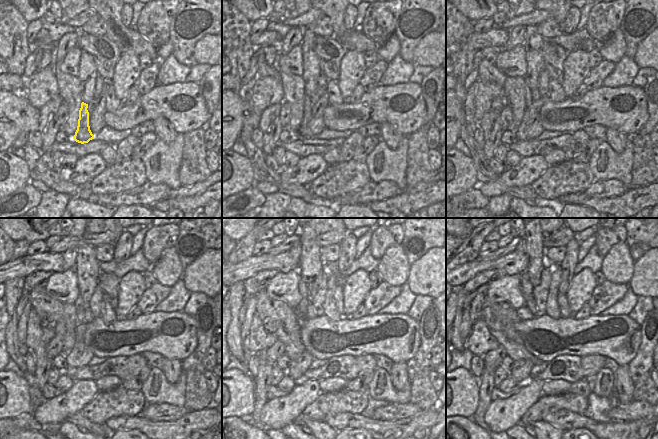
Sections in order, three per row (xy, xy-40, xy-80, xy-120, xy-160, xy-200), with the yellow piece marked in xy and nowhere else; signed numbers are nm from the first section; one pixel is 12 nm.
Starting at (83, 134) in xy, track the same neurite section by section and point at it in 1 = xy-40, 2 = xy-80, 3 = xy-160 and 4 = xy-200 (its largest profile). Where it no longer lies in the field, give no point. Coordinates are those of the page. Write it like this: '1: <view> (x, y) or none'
1: xy-40 (304, 131)
2: xy-80 (529, 100)
3: xy-160 (301, 309)
4: xy-200 (527, 288)

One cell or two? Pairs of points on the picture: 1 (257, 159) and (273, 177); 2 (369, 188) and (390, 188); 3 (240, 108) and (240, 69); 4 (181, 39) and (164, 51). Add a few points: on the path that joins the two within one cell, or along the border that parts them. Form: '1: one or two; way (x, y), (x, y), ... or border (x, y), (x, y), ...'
1: one; way (260, 163), (269, 173)
2: one; way (374, 188), (385, 188)
3: two; border (232, 90), (241, 96)
4: two; border (169, 39), (172, 45), (172, 53)

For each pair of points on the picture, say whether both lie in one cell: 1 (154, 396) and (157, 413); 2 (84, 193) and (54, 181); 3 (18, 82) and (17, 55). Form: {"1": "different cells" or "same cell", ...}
{"1": "different cells", "2": "different cells", "3": "different cells"}

